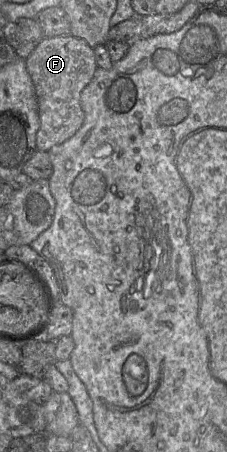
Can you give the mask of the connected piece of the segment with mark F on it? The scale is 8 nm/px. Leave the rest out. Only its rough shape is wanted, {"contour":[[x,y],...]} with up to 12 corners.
{"contour":[[71,34],[43,38],[25,58],[49,151],[84,122],[81,92],[98,68]]}

